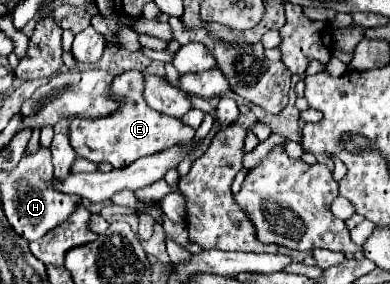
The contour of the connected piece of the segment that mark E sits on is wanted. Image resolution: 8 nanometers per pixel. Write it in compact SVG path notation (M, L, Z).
M125 71L117 75L113 79L111 93L113 97L117 97L117 113L111 113L109 117L95 117L93 121L85 121L85 117L73 117L73 121L67 121L71 147L79 157L85 157L93 163L107 161L115 169L119 169L143 155L153 155L167 147L191 141L191 137L195 135L195 129L185 125L181 119L157 113L147 107L141 97L143 85L139 71Z

